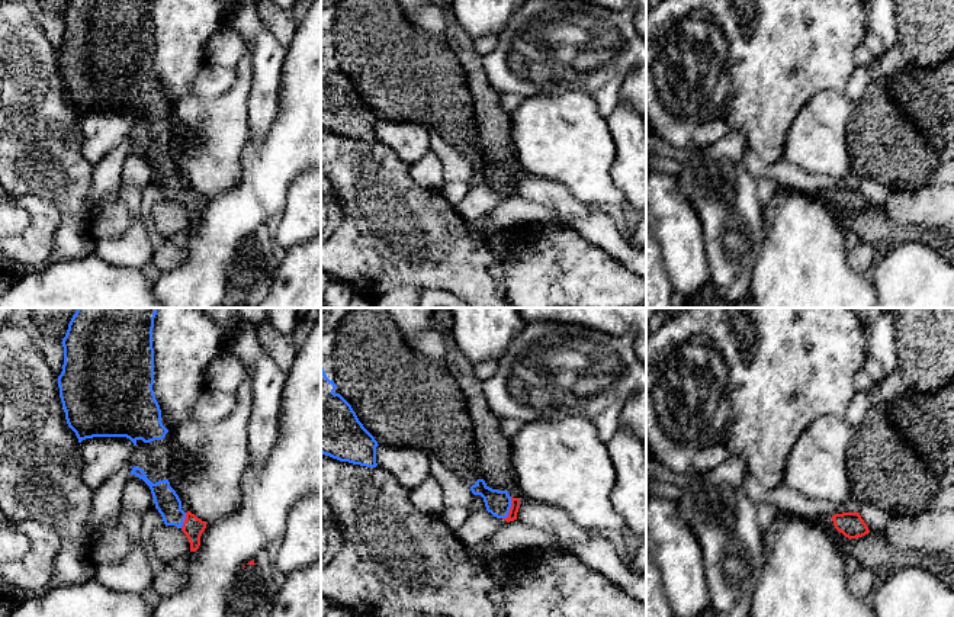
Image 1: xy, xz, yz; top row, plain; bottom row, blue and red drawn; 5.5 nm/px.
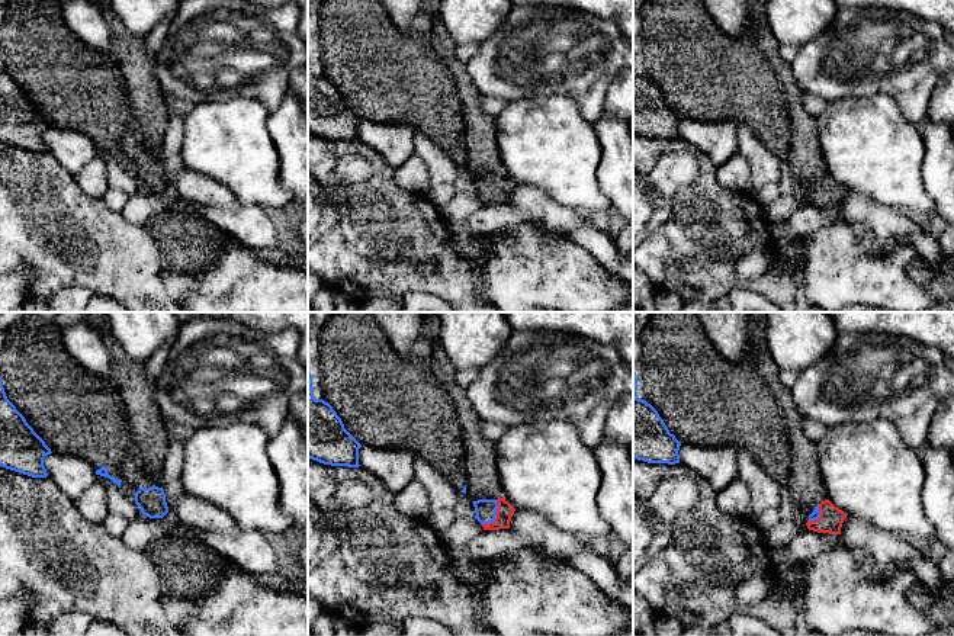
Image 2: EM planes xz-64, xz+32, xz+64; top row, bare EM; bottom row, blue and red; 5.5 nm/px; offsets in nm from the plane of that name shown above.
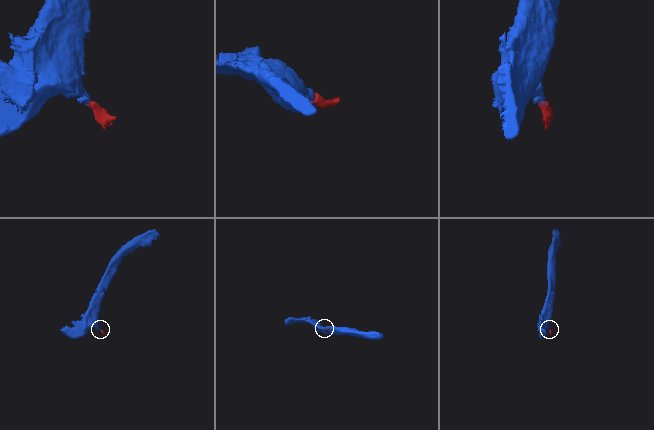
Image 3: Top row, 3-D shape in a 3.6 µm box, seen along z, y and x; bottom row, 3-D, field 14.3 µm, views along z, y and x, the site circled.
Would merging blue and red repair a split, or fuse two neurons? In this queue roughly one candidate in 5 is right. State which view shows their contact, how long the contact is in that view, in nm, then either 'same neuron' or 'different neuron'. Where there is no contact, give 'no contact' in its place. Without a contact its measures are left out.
meets blue in xz; contact 140 nm long; same neuron

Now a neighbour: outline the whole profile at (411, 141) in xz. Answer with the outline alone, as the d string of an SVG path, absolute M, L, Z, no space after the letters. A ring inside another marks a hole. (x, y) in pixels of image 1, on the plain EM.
M376 122L376 138L408 166L431 151L428 126L409 122Z

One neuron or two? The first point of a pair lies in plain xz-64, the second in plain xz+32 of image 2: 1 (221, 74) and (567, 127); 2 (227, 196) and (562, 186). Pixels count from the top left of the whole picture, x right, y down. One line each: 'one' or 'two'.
1: two
2: two

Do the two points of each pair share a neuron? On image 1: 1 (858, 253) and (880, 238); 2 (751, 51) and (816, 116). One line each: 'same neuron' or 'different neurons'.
1: different neurons
2: different neurons

